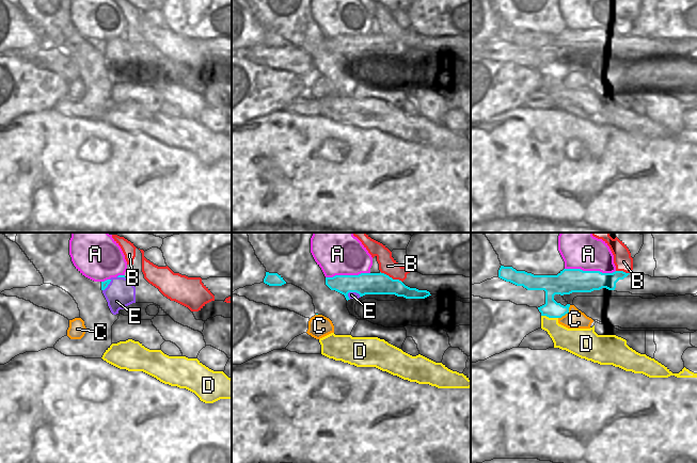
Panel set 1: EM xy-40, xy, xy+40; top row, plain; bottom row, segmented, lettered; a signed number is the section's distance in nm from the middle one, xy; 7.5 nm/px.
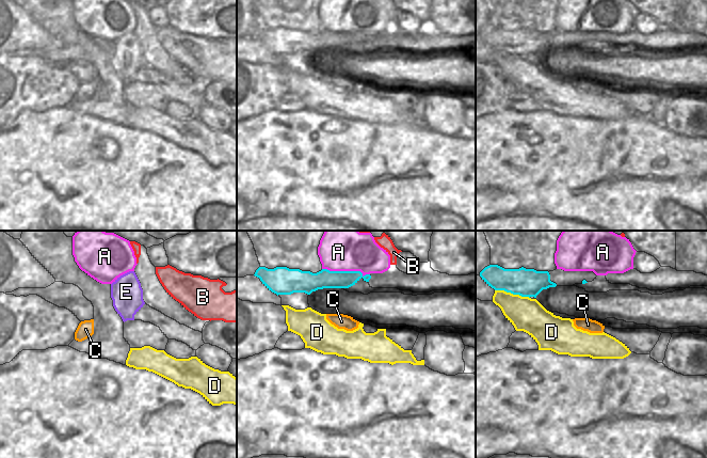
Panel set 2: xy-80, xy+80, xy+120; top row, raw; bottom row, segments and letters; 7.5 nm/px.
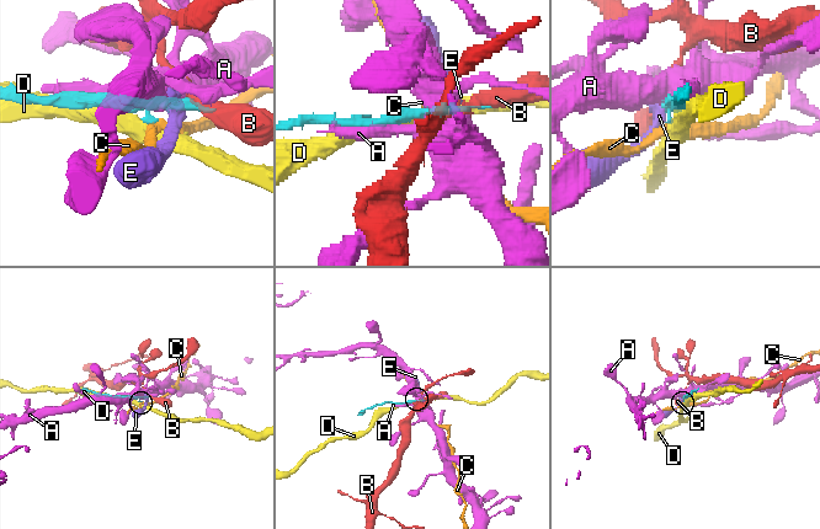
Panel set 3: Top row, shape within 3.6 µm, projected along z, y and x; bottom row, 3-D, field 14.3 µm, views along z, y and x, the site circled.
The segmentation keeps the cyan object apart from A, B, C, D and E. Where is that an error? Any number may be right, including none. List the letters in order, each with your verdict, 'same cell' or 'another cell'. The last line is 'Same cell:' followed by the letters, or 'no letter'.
A: another cell
B: another cell
C: another cell
D: another cell
E: another cell
Same cell: no letter

